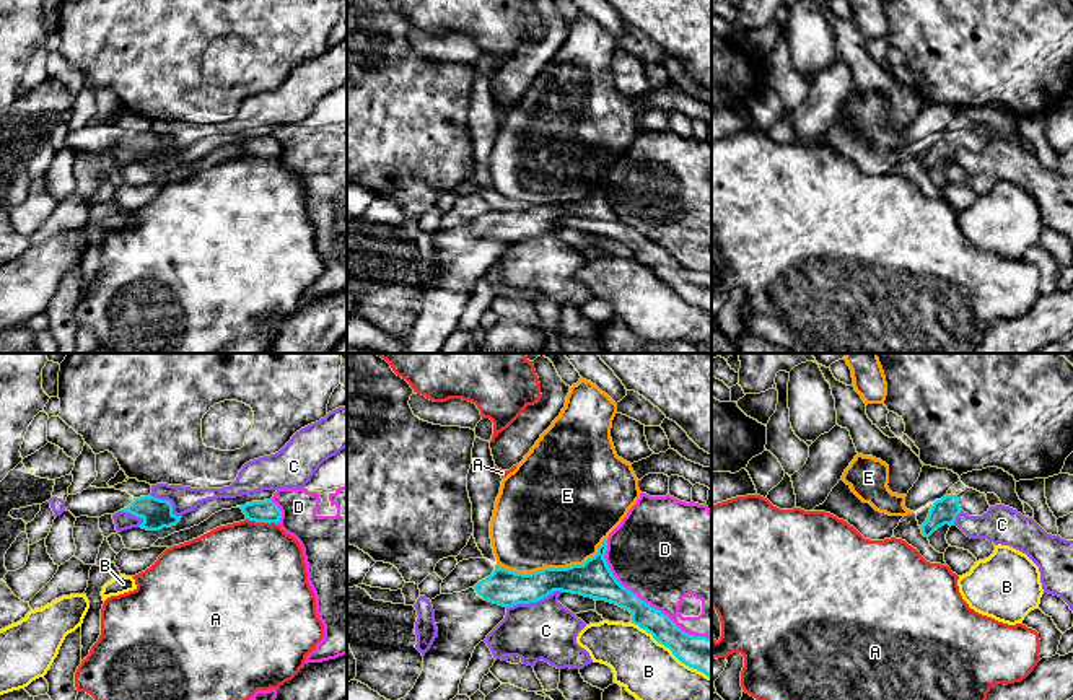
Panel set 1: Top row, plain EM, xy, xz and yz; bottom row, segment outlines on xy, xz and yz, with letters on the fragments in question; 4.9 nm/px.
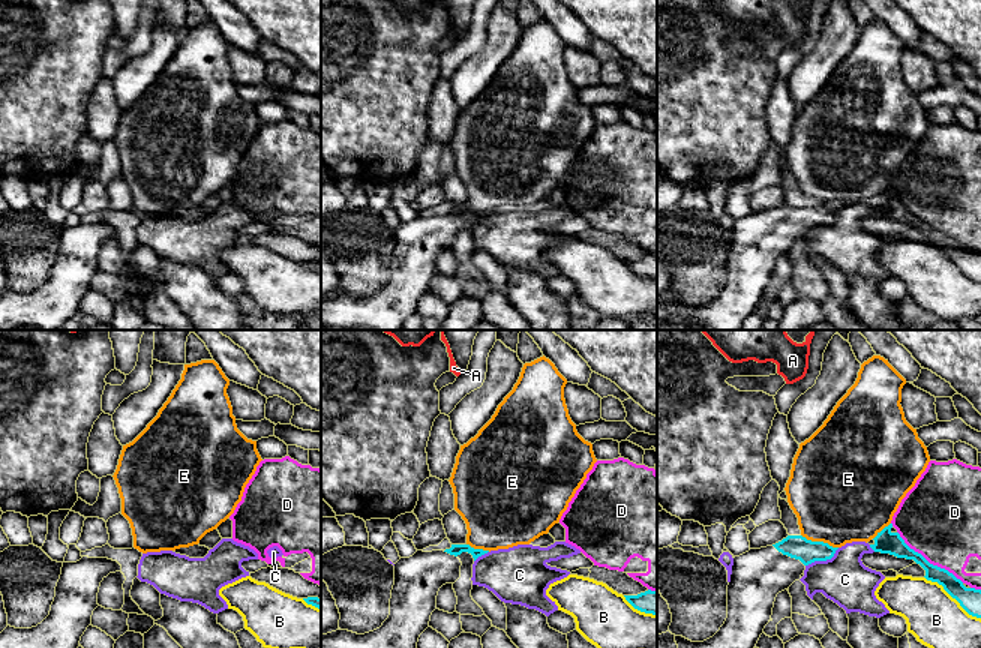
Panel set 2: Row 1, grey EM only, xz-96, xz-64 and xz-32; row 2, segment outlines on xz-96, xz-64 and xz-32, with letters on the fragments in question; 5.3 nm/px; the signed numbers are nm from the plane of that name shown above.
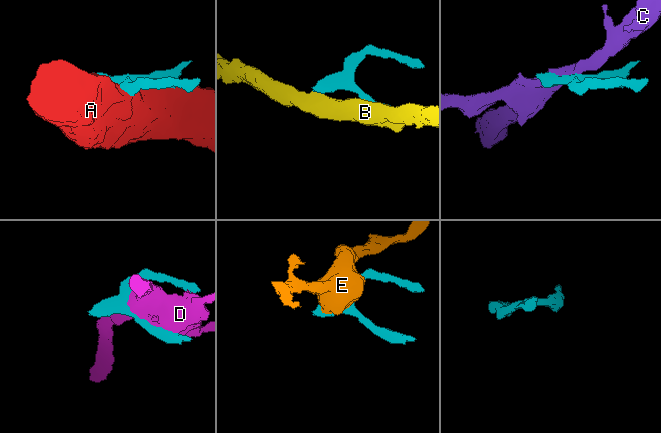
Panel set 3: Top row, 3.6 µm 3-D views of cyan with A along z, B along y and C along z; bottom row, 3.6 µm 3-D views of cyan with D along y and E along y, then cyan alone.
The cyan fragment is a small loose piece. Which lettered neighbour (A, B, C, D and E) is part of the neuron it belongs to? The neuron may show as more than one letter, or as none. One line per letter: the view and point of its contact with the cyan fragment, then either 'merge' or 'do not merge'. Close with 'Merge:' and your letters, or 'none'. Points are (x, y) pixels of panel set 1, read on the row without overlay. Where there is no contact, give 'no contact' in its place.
A: contact xy (262, 157); do not merge
B: contact xz (671, 285); do not merge
C: contact xz (534, 236); do not merge
D: contact xz (643, 236); do not merge
E: contact xz (554, 204); do not merge
Merge: none

